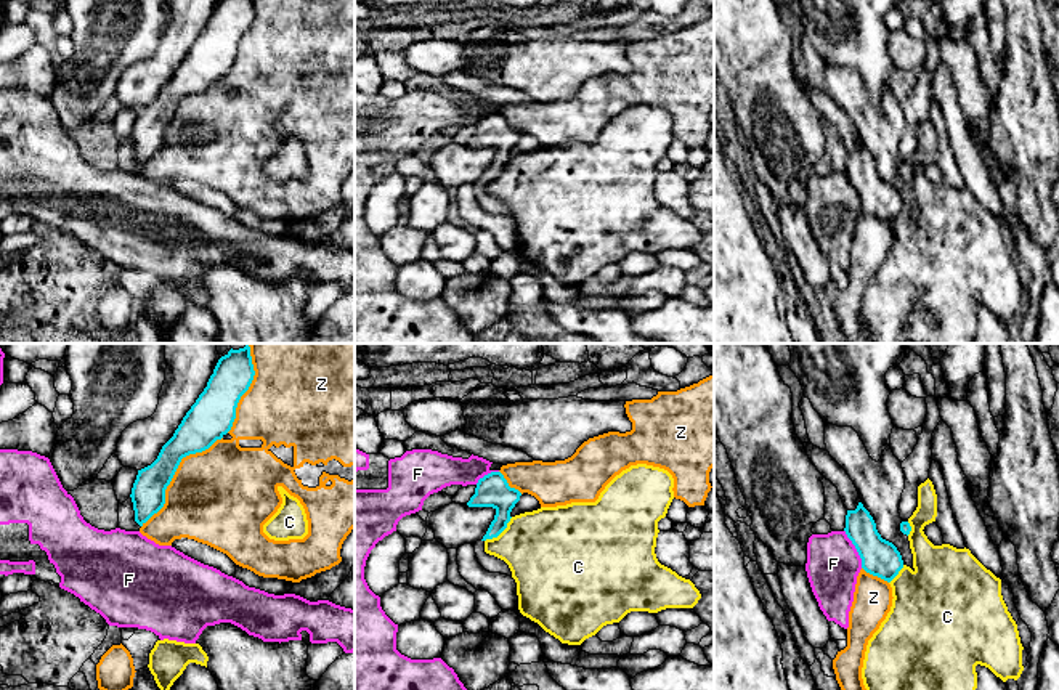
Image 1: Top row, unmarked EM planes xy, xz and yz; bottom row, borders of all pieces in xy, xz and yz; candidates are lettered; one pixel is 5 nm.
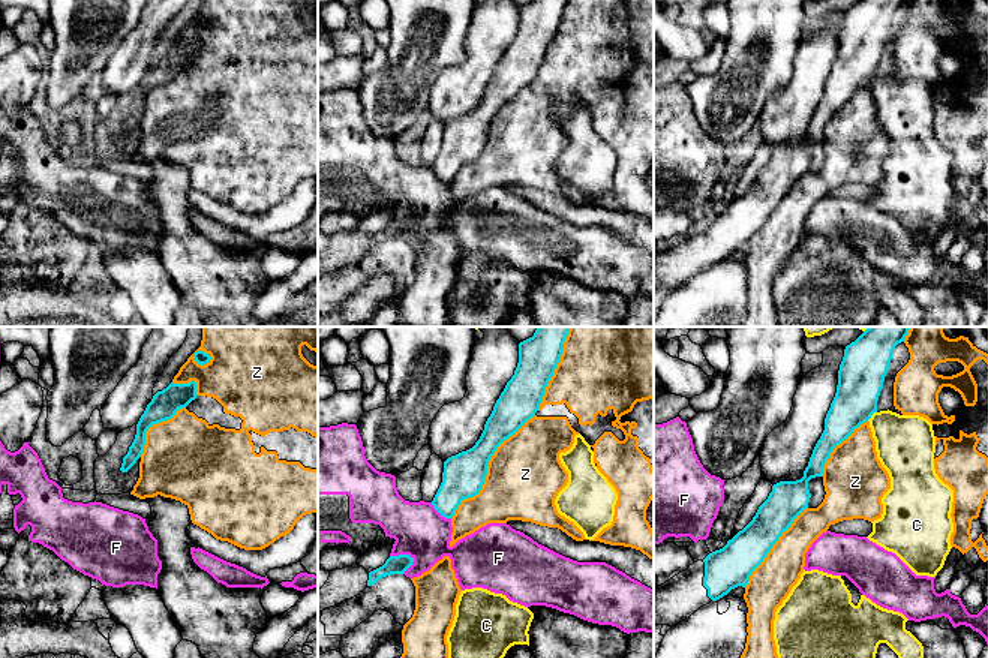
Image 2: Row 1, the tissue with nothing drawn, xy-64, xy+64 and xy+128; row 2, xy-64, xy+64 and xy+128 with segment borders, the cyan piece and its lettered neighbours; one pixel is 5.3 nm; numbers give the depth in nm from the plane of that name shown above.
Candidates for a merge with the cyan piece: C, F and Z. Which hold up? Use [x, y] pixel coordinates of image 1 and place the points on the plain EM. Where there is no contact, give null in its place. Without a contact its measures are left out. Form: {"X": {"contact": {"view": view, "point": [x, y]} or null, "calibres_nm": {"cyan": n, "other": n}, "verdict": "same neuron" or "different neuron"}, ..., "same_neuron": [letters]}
{"C": {"contact": {"view": "xz", "point": [499, 174]}, "calibres_nm": {"cyan": 160, "other": 420}, "verdict": "different neuron"}, "F": {"contact": {"view": "yz", "point": [856, 188]}, "calibres_nm": {"cyan": 190, "other": 280}, "verdict": "different neuron"}, "Z": {"contact": {"view": "xy", "point": [174, 114]}, "calibres_nm": {"cyan": 190, "other": 480}, "verdict": "different neuron"}, "same_neuron": []}

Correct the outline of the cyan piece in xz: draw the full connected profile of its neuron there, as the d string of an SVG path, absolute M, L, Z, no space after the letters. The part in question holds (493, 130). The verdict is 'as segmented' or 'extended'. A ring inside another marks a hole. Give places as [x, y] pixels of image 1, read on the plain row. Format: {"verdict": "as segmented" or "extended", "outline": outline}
{"verdict": "as segmented", "outline": "M491 112L478 120L475 135L467 143L469 148L493 148L496 151L486 175L481 181L497 178L510 162L510 152L520 141L521 133L510 128L501 112Z"}

